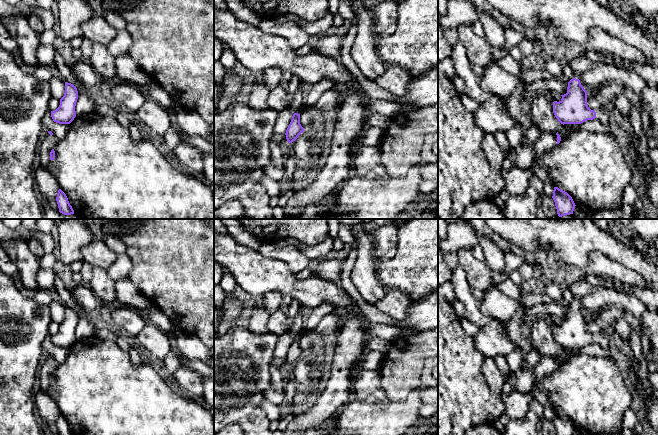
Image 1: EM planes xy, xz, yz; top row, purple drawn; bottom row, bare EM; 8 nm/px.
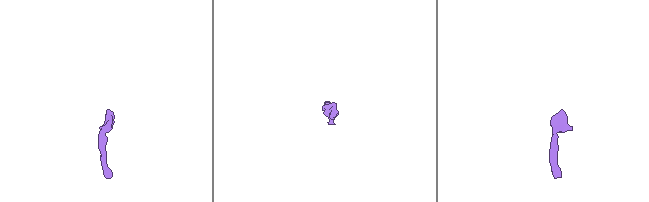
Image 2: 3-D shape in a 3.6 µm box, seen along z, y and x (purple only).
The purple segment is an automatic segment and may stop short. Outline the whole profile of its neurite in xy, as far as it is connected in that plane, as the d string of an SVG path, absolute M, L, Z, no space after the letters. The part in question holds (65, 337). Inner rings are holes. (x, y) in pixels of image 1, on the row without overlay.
M65 306L65 317L60 323L60 329L55 335L51 335L53 345L59 348L70 348L76 341L77 323L77 312L73 308Z

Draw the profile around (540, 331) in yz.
M540 313L525 328L526 335L528 336L532 347L540 352L541 357L557 357L563 350L553 337L553 326L552 316L546 313Z

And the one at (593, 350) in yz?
M596 343L587 344L581 348L564 348L558 355L558 358L561 362L566 362L577 354L586 354L591 357L603 356L611 358L609 351Z

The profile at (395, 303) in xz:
M391 288L375 303L375 306L379 311L389 315L394 320L404 320L412 303L413 301L406 293L396 288Z

